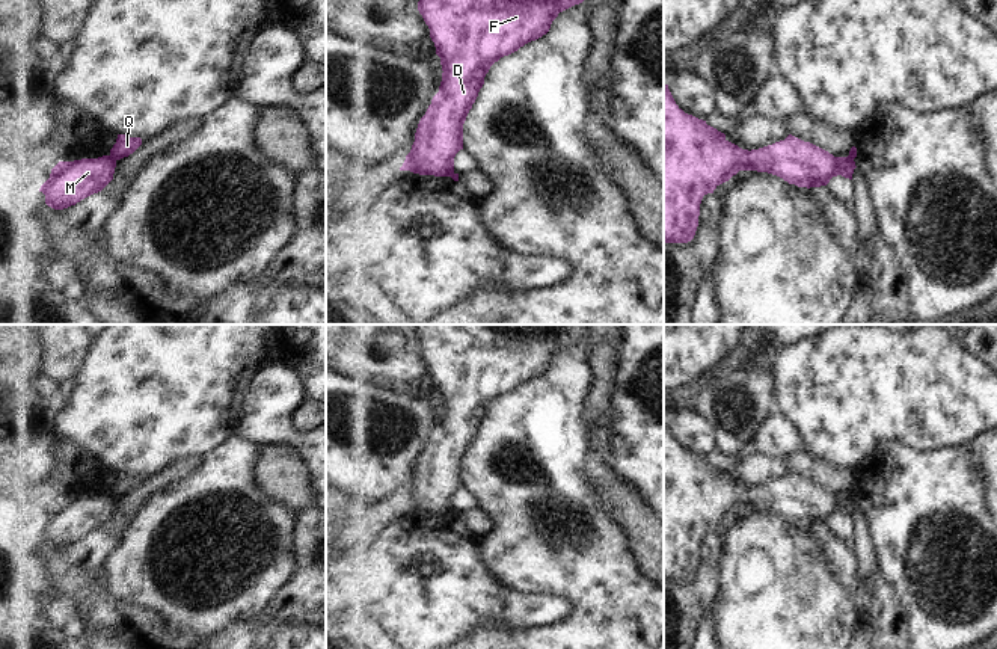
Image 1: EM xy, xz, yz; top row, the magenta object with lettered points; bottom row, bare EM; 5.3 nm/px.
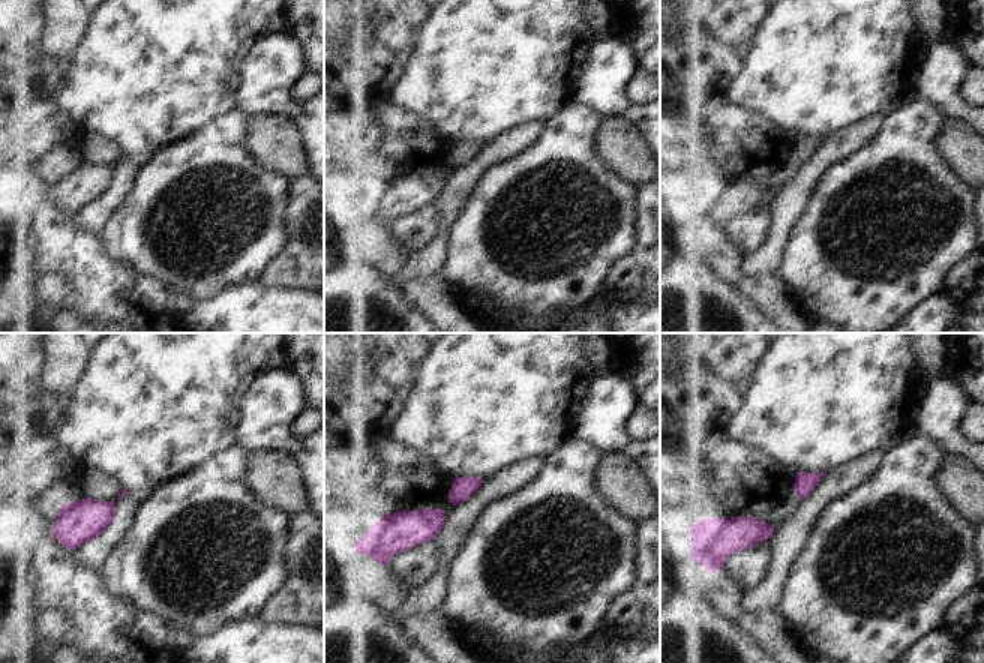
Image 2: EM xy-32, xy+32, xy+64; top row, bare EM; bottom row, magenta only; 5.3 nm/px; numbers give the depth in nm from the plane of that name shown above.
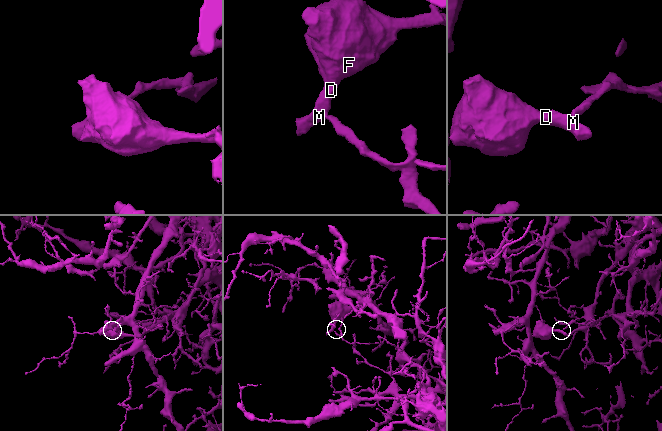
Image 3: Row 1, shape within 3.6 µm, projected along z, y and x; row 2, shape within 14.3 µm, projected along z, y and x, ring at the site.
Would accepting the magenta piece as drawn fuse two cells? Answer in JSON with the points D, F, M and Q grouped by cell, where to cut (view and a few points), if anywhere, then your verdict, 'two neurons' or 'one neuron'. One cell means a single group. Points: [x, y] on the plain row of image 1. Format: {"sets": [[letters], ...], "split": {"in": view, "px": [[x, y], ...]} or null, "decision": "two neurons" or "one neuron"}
{"sets": [["D", "F", "M"], ["Q"]], "split": {"in": "xy", "px": [[109, 494], [115, 498]]}, "decision": "two neurons"}

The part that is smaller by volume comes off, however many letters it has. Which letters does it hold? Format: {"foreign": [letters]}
{"foreign": ["D", "F", "M"]}

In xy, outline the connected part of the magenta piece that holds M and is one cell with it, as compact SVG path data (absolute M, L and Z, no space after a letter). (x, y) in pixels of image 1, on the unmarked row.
M110 494L98 497L81 497L74 500L59 500L50 512L50 516L41 524L39 530L45 533L45 542L54 548L63 548L75 543L81 537L101 530L112 518L116 498Z

